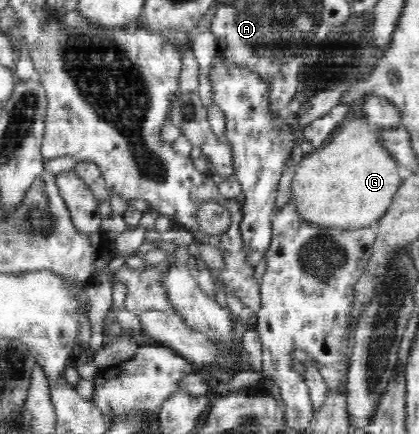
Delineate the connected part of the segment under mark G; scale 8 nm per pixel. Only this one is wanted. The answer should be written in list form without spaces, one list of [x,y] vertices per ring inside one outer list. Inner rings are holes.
[[[356,107],[325,145],[303,155],[292,180],[292,200],[305,223],[317,228],[340,228],[351,231],[370,226],[373,221],[379,221],[388,211],[403,180],[398,162],[376,139],[376,130],[379,128],[377,124],[368,122]]]

